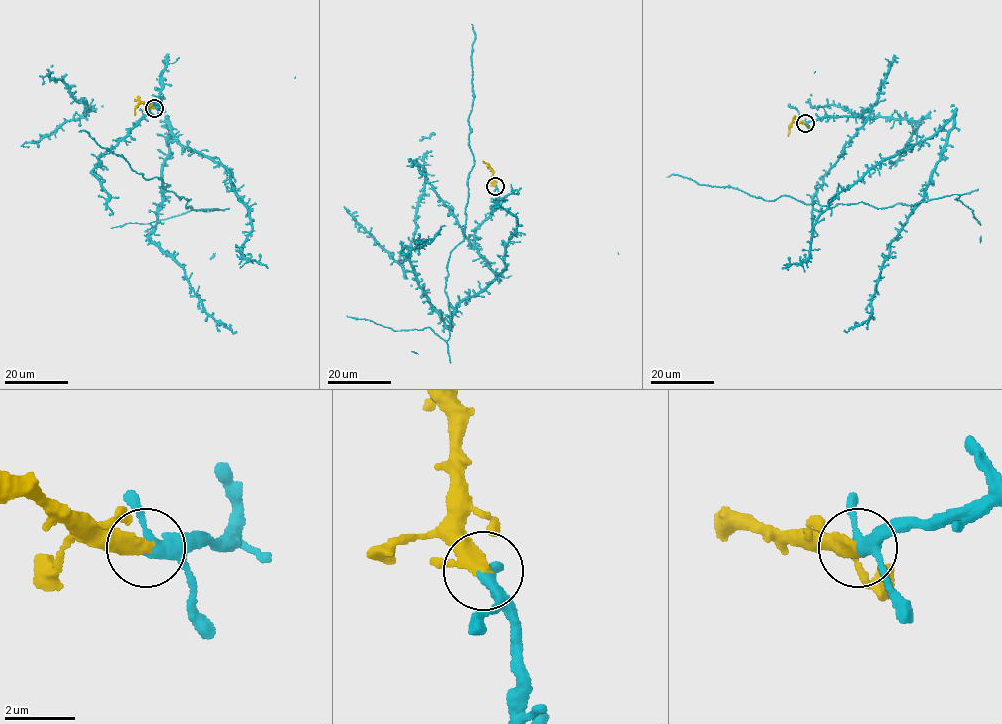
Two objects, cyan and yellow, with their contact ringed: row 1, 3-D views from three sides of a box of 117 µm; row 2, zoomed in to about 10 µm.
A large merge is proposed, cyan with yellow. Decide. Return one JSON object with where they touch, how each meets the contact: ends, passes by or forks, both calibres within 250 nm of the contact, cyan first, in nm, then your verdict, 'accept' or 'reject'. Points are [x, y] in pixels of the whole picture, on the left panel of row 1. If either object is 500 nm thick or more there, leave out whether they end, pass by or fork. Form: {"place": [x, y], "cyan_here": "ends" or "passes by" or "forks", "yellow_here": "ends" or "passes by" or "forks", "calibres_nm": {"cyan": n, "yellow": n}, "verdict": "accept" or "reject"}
{"place": [154, 108], "cyan_here": "forks", "yellow_here": "passes by", "calibres_nm": {"cyan": 240, "yellow": 300}, "verdict": "accept"}

